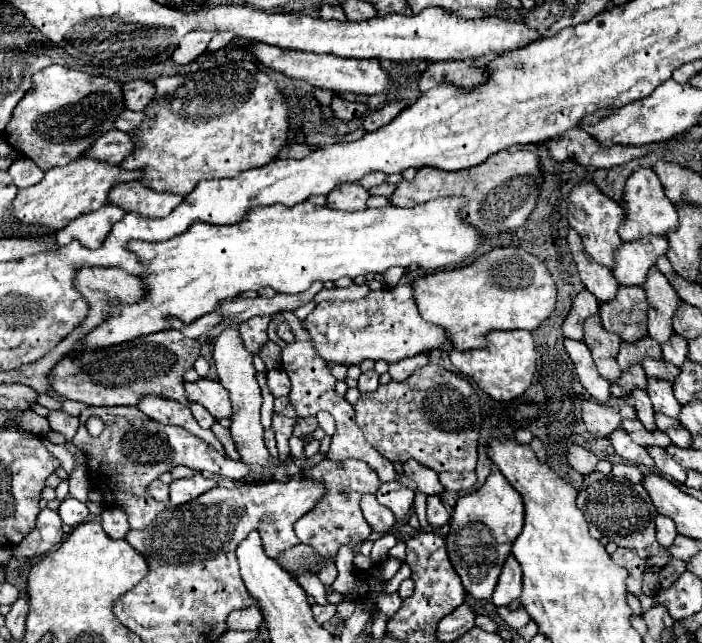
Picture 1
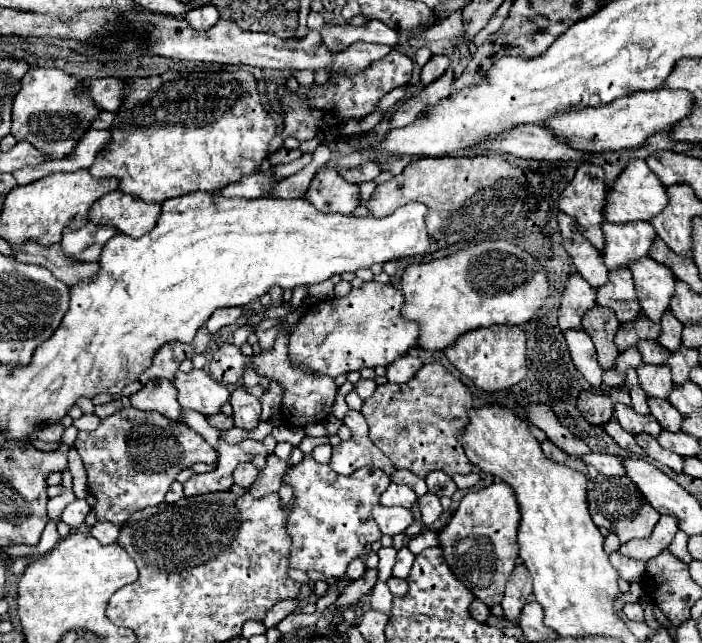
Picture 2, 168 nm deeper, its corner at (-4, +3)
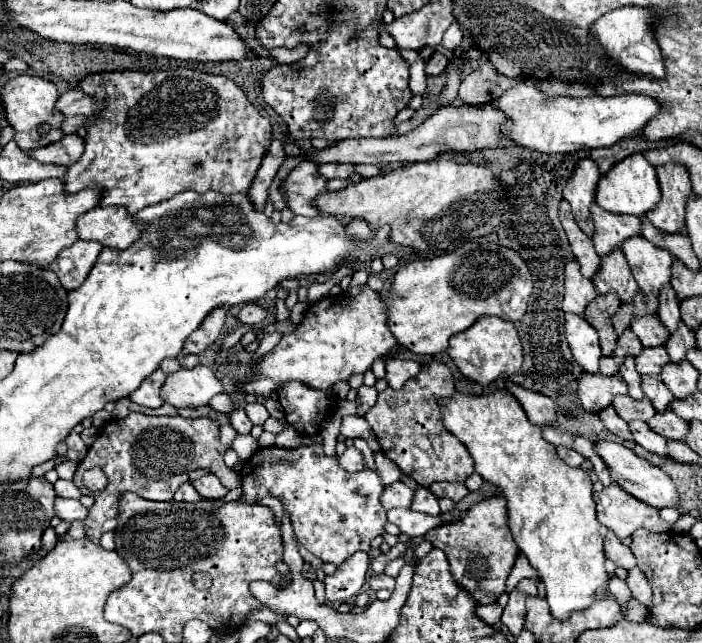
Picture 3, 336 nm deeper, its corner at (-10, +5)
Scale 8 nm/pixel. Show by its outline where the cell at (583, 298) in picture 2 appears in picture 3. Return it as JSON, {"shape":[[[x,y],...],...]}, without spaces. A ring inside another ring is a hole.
{"shape":[[[569,261],[565,265],[565,297],[563,297],[563,311],[583,315],[585,307],[597,297],[595,287],[589,279],[579,273],[579,263]]]}

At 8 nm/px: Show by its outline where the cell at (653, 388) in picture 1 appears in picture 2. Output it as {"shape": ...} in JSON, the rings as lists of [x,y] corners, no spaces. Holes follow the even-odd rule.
{"shape":[[[643,363],[641,367],[637,367],[637,377],[639,377],[639,383],[649,397],[657,397],[657,399],[669,397],[669,391],[673,387],[669,365]]]}

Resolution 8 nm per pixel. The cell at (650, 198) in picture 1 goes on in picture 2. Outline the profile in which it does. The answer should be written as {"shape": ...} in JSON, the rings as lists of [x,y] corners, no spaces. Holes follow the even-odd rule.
{"shape":[[[631,159],[629,167],[621,171],[617,183],[607,193],[605,203],[605,219],[609,223],[631,223],[631,221],[649,221],[651,217],[659,215],[667,205],[667,191],[657,179],[657,175],[647,167],[643,159]]]}

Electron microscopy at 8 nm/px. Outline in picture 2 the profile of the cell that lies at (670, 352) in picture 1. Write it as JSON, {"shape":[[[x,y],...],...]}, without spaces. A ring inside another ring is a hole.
{"shape":[[[667,309],[665,315],[661,317],[661,335],[657,341],[669,351],[677,351],[681,347],[681,331],[683,331],[683,325]]]}

